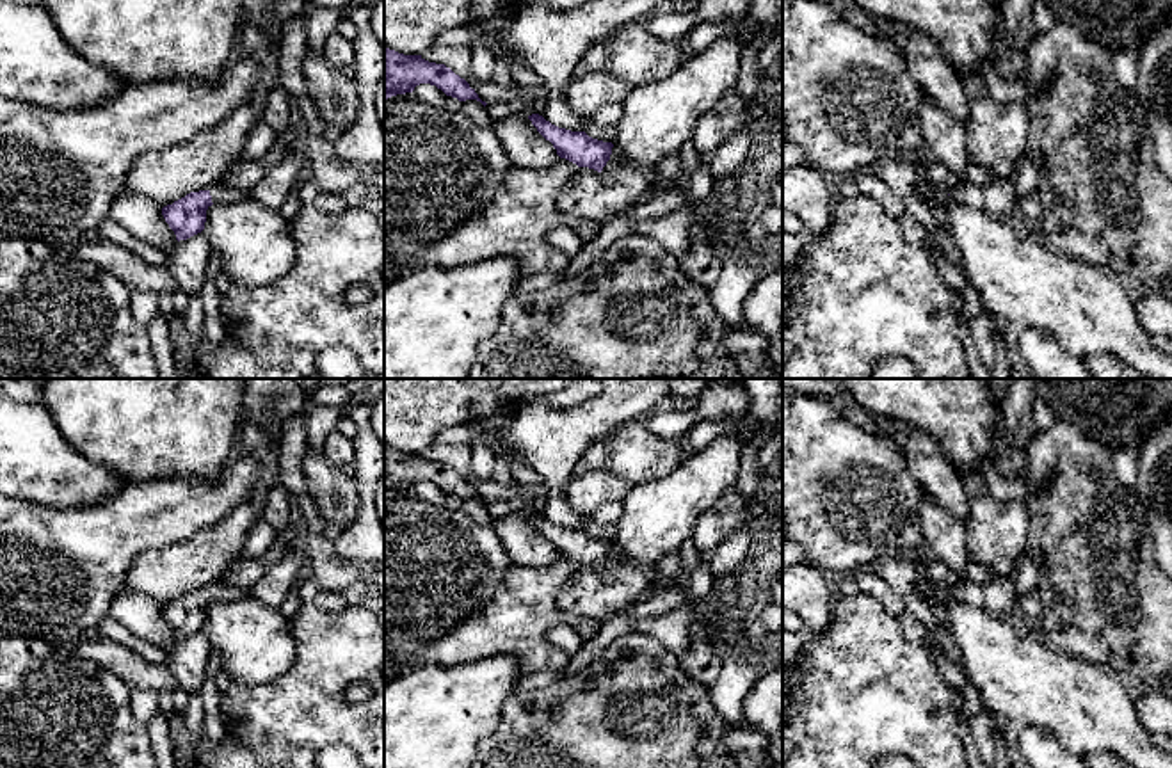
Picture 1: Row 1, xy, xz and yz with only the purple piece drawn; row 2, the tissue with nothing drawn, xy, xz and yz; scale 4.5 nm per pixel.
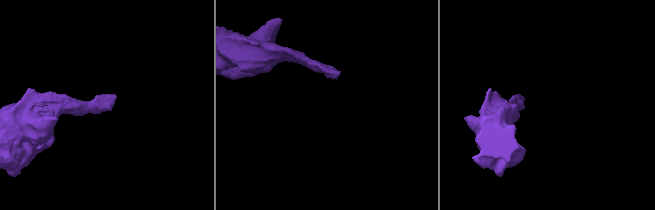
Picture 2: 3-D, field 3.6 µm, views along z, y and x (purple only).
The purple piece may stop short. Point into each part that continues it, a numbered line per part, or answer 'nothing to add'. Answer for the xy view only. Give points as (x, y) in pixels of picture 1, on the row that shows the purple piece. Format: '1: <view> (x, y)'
1: xy (221, 194)

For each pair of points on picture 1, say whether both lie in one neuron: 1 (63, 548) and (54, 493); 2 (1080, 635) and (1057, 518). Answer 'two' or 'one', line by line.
1: two
2: one

